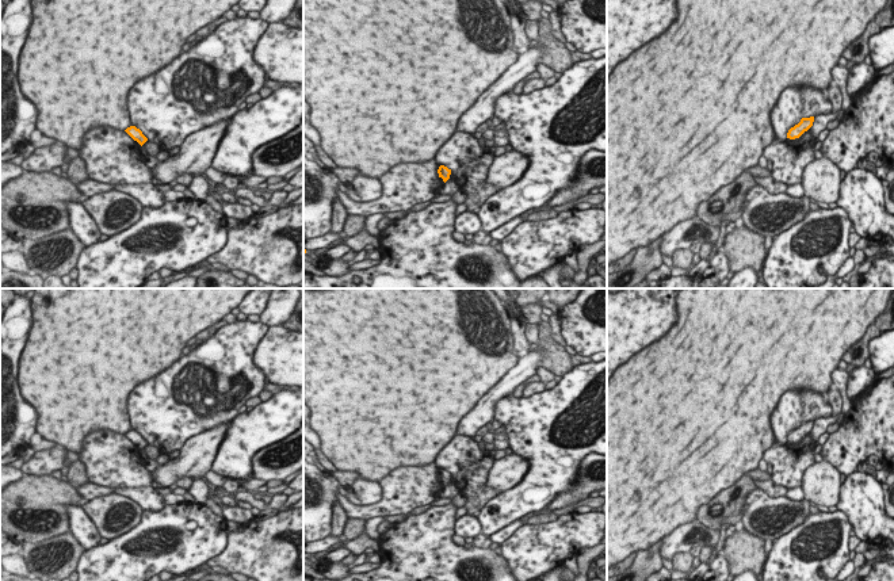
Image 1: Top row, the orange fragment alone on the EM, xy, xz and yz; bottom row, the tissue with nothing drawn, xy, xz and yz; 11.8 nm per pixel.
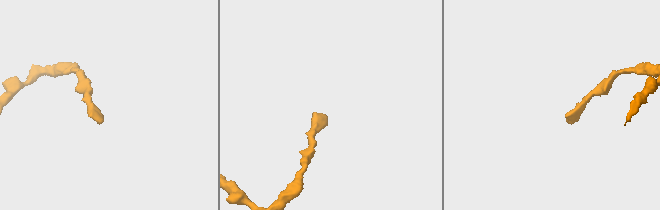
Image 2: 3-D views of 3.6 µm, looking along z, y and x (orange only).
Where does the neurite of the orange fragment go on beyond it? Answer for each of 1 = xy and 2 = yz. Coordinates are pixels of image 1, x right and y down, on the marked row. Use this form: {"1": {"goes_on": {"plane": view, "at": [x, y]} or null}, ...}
{"1": {"goes_on": null}, "2": {"goes_on": null}}

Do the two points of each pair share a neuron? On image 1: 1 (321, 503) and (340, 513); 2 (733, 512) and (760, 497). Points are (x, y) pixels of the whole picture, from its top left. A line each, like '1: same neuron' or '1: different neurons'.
1: different neurons
2: different neurons

